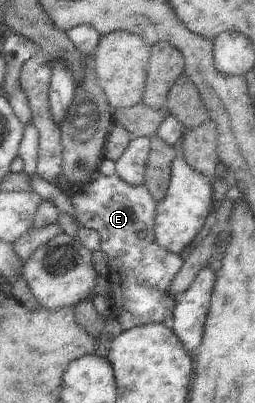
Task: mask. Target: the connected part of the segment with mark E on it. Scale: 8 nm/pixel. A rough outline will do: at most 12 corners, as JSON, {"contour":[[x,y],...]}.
{"contour":[[114,174],[61,182],[80,226],[99,232],[122,330],[162,323],[183,265],[156,242],[157,202]]}

